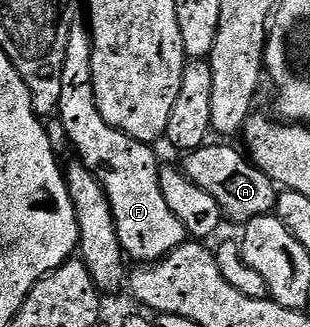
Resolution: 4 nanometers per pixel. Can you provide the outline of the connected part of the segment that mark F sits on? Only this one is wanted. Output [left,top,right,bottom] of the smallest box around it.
[57,20,187,264]

